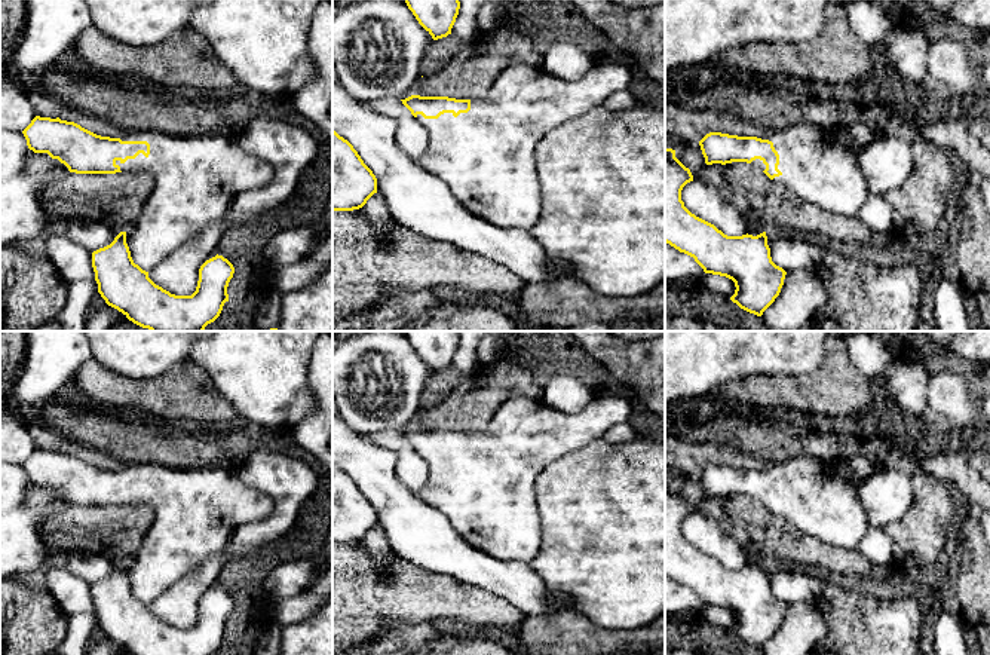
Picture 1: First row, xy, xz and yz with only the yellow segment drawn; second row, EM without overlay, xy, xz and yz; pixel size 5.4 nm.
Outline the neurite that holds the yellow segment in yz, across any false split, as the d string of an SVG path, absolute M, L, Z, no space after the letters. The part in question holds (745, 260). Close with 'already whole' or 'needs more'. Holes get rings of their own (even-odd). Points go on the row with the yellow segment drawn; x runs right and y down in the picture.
M665 149L665 242L695 258L705 273L735 282L730 297L741 309L761 316L775 302L787 272L770 257L766 232L727 236L714 224L692 214L681 201L683 187L693 175Z; already whole

